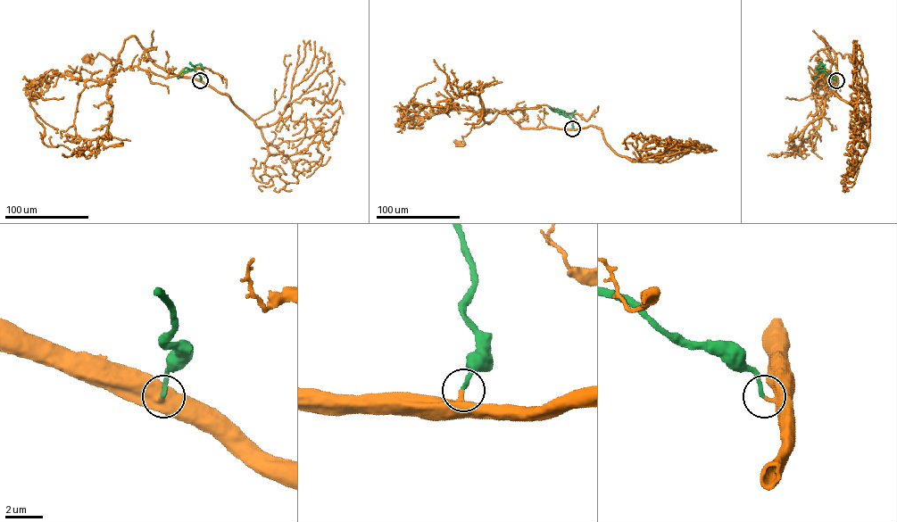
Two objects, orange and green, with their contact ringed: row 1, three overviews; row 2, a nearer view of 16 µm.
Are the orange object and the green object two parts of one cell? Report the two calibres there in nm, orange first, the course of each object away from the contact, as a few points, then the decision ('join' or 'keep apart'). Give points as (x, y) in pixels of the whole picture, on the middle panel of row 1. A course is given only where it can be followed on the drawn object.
400/240 nm | orange via (572, 128), (522, 128), (505, 112), (499, 112), (489, 123), (472, 127), (462, 136), (464, 143), (458, 143) | green via (572, 128), (568, 117), (549, 107) | join

